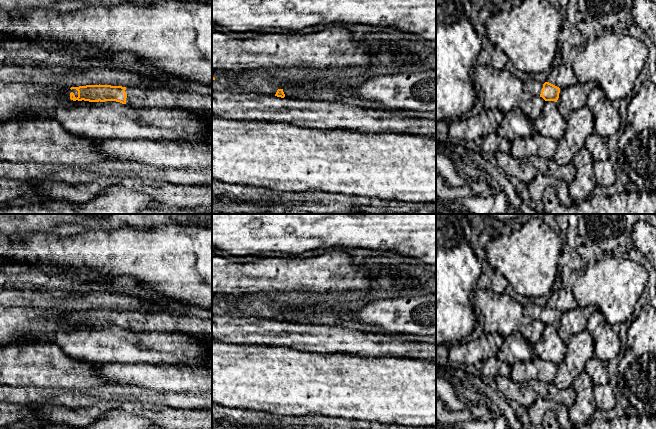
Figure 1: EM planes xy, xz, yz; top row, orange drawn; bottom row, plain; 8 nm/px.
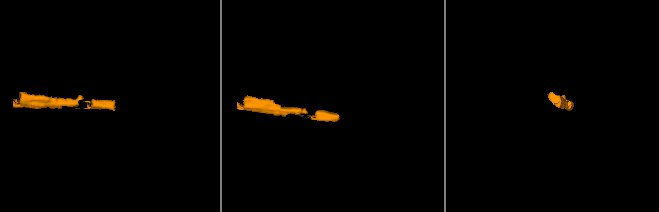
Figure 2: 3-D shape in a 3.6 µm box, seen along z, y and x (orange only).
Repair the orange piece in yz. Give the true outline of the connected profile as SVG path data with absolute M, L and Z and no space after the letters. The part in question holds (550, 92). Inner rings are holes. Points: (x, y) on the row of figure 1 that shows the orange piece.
M532 77L523 83L524 89L535 95L542 97L545 101L555 101L557 102L559 98L560 88L549 83L542 83Z

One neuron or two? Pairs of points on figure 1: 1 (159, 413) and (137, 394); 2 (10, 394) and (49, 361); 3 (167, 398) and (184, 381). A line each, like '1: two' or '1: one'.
1: two
2: two
3: two

